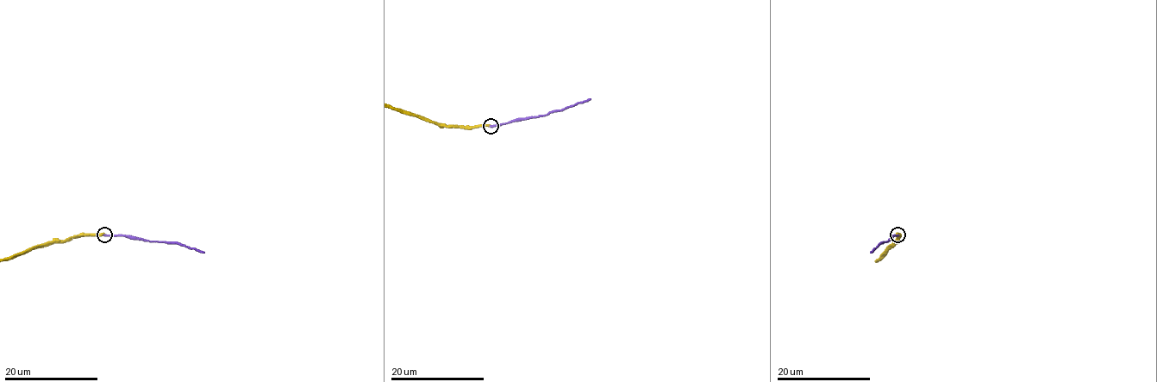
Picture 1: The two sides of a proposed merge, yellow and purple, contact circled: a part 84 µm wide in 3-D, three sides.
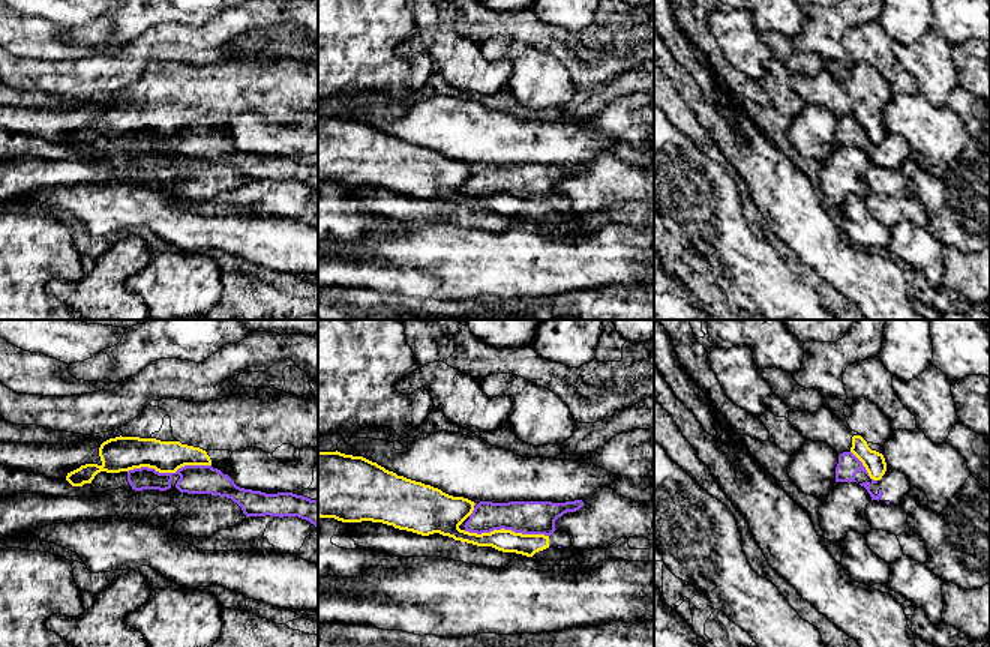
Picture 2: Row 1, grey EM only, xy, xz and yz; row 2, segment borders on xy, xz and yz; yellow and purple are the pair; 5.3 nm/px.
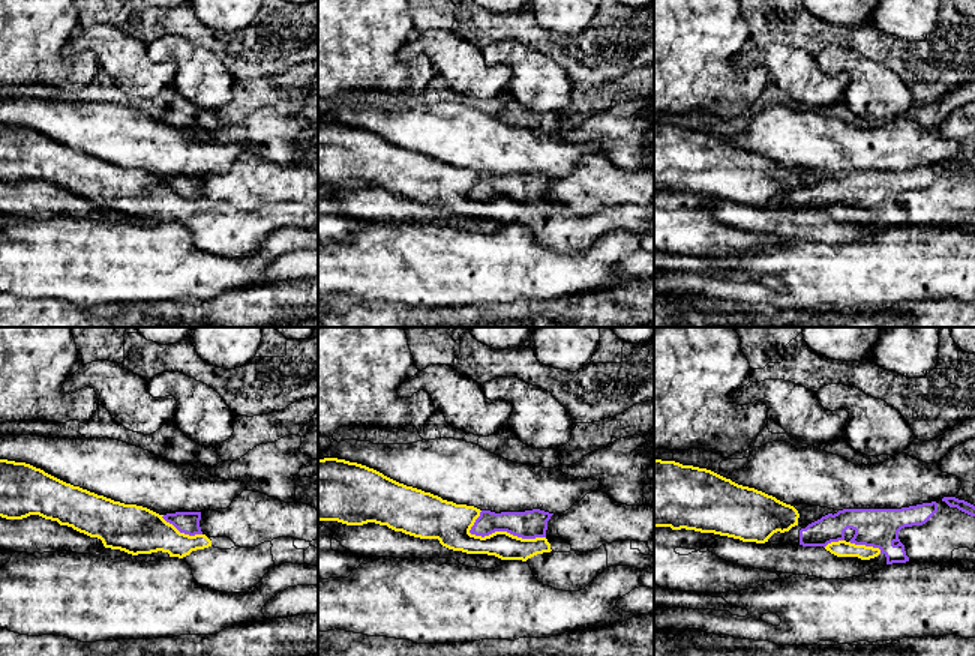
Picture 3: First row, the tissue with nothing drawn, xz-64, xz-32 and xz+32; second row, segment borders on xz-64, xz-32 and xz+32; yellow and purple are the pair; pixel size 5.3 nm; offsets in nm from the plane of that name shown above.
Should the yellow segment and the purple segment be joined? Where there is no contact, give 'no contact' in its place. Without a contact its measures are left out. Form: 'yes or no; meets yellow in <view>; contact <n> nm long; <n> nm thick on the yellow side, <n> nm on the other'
no; meets yellow in xz; contact 460 nm long; 120 nm thick on the yellow side, 180 nm on the other

